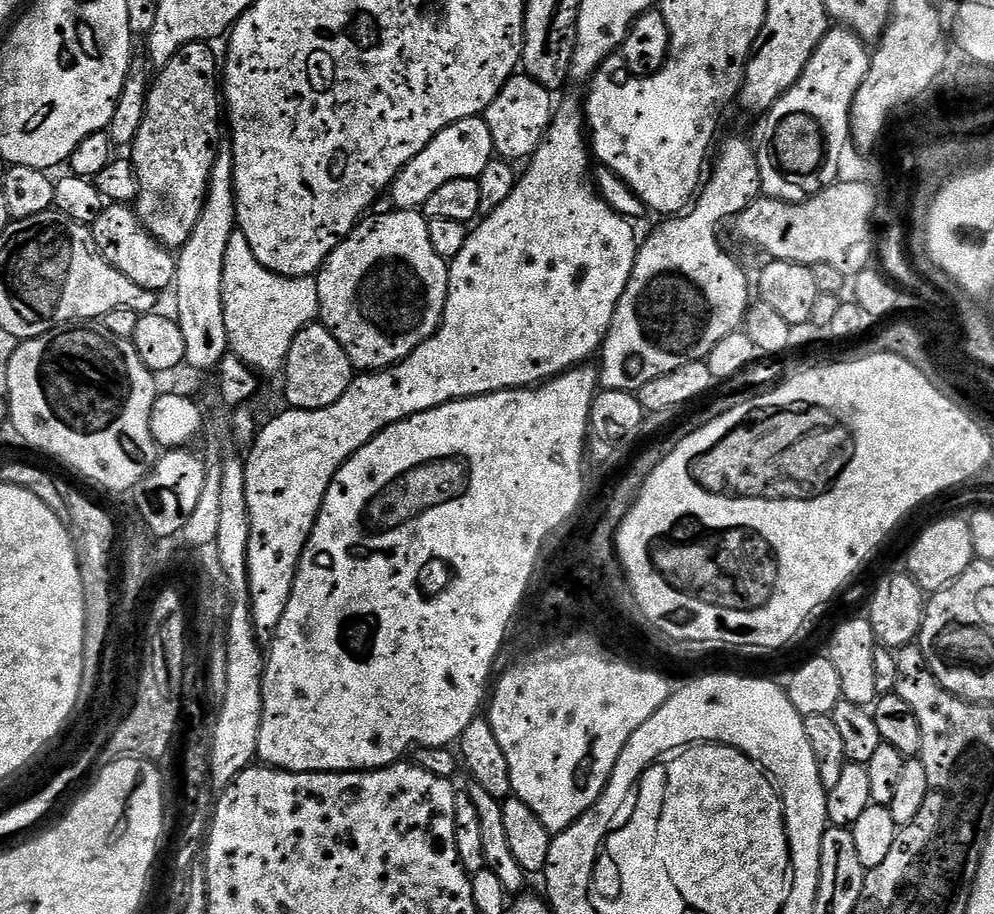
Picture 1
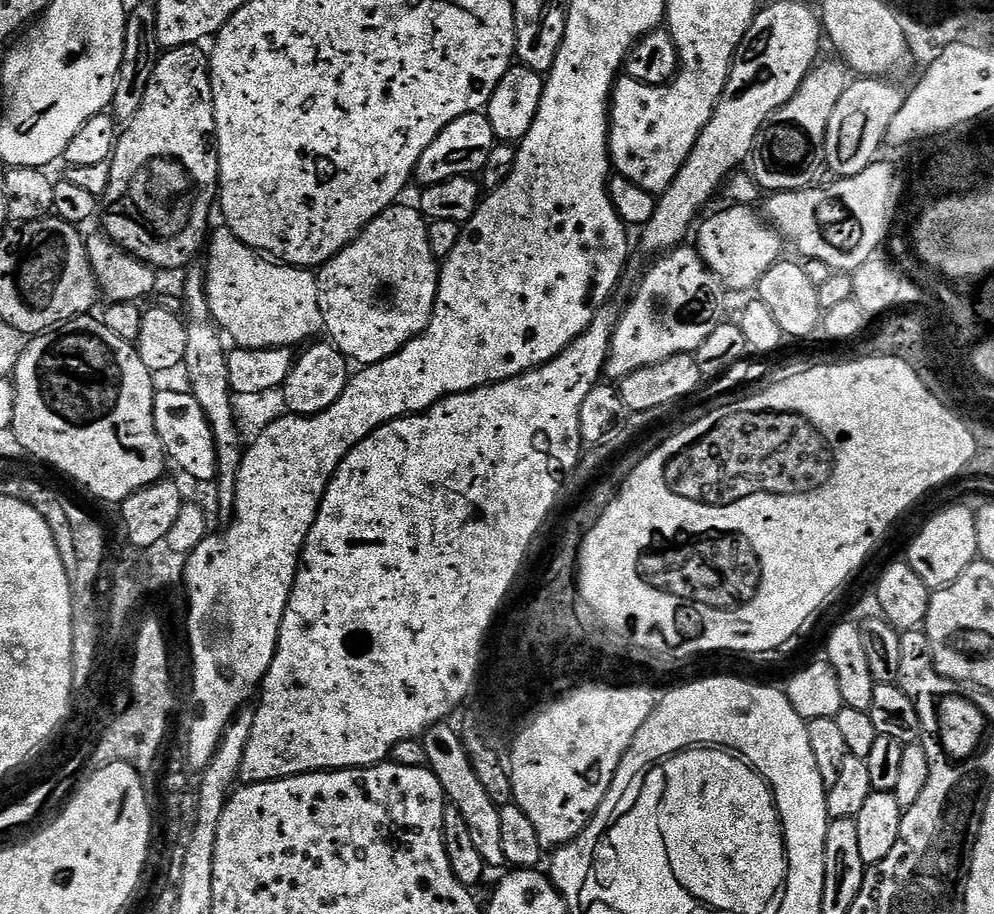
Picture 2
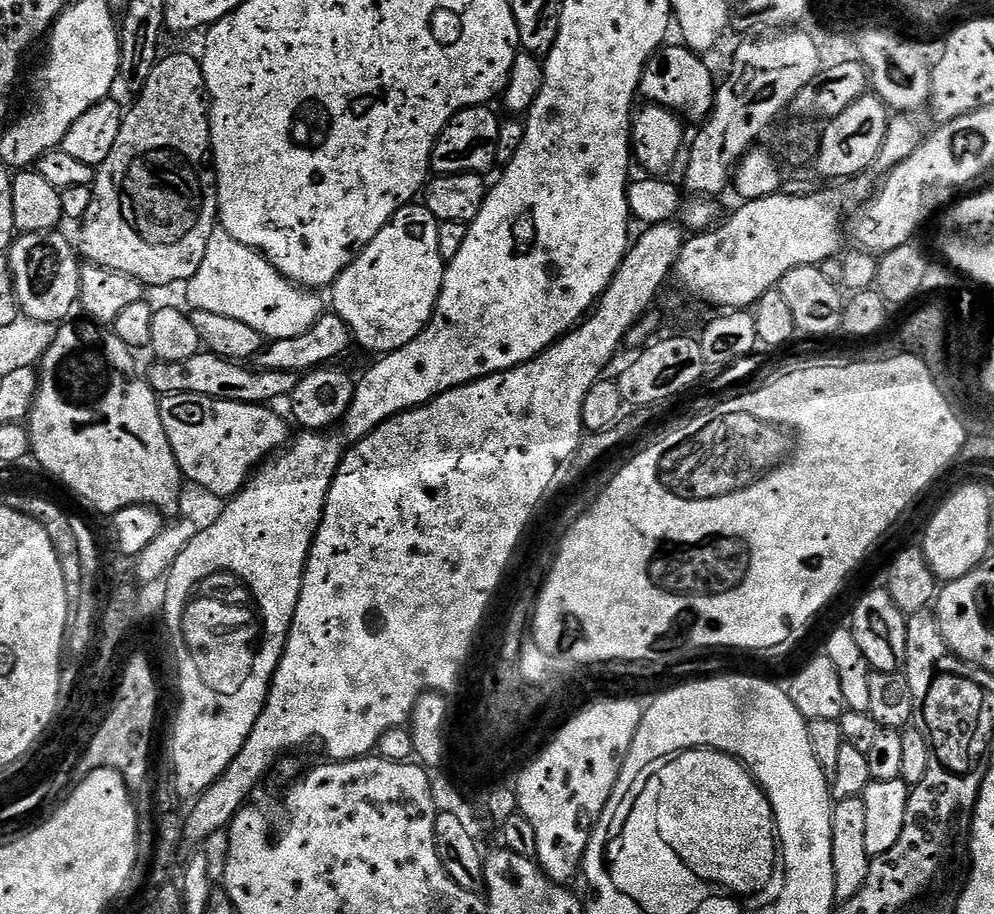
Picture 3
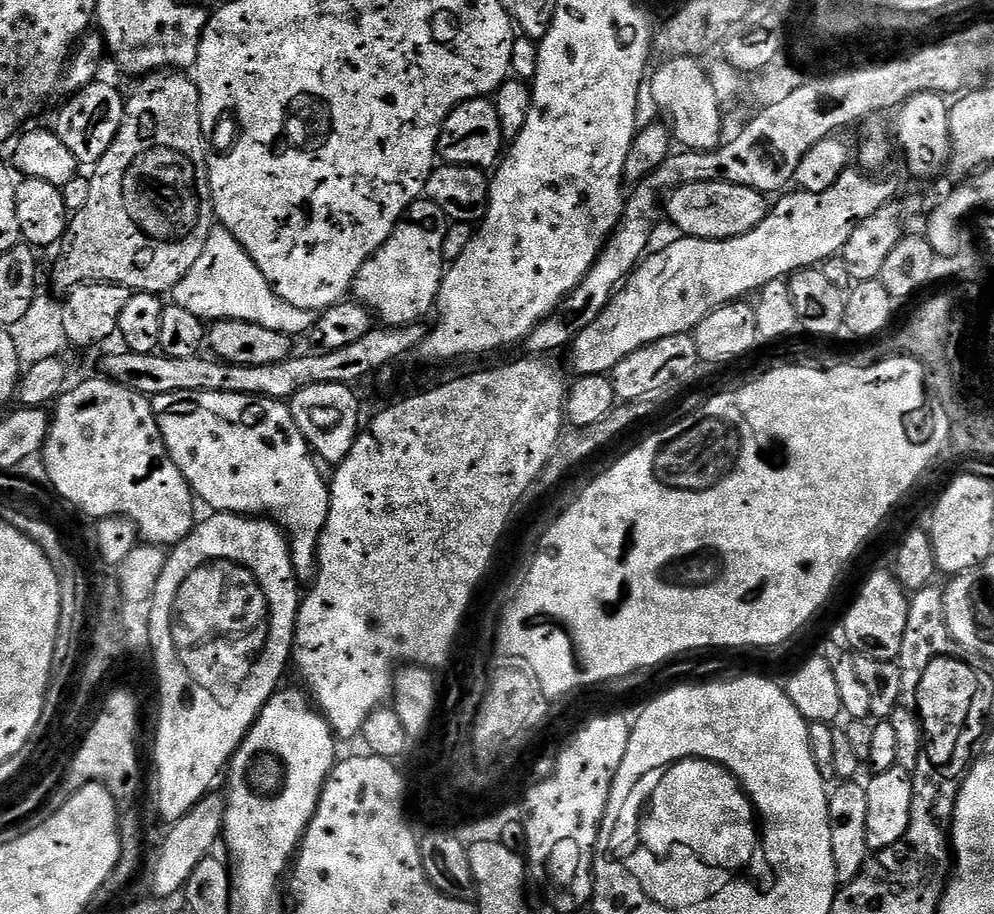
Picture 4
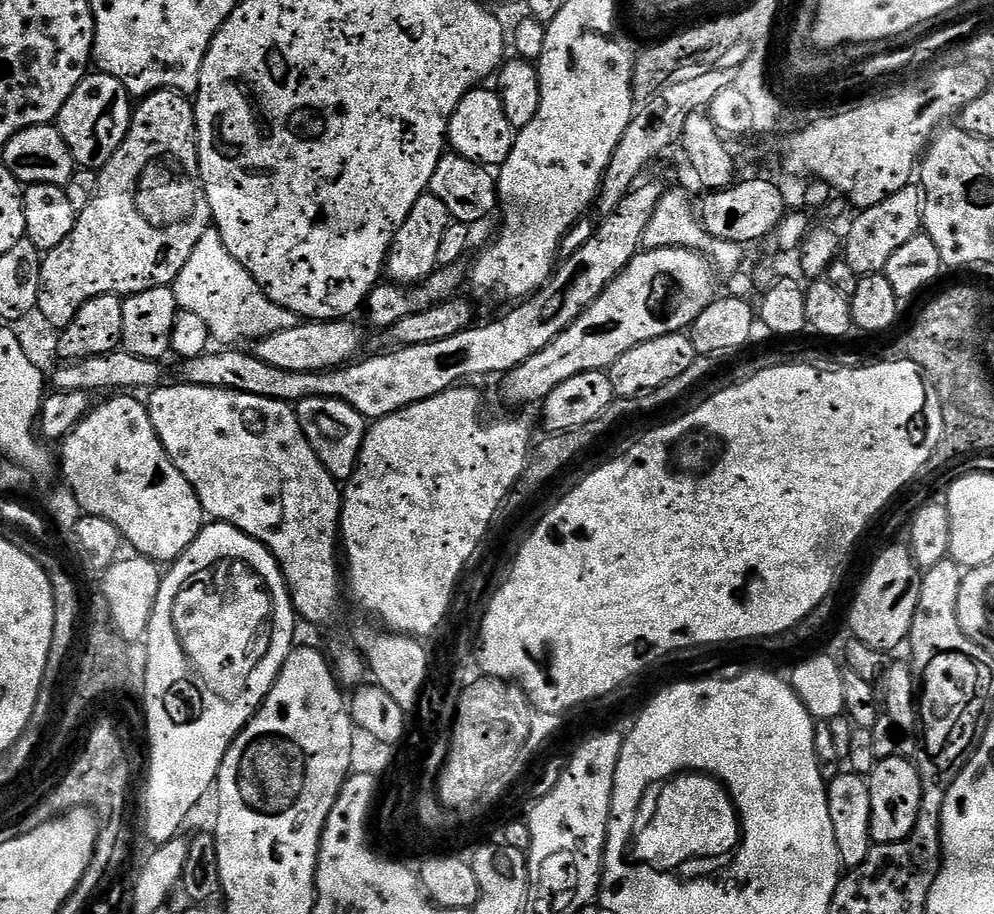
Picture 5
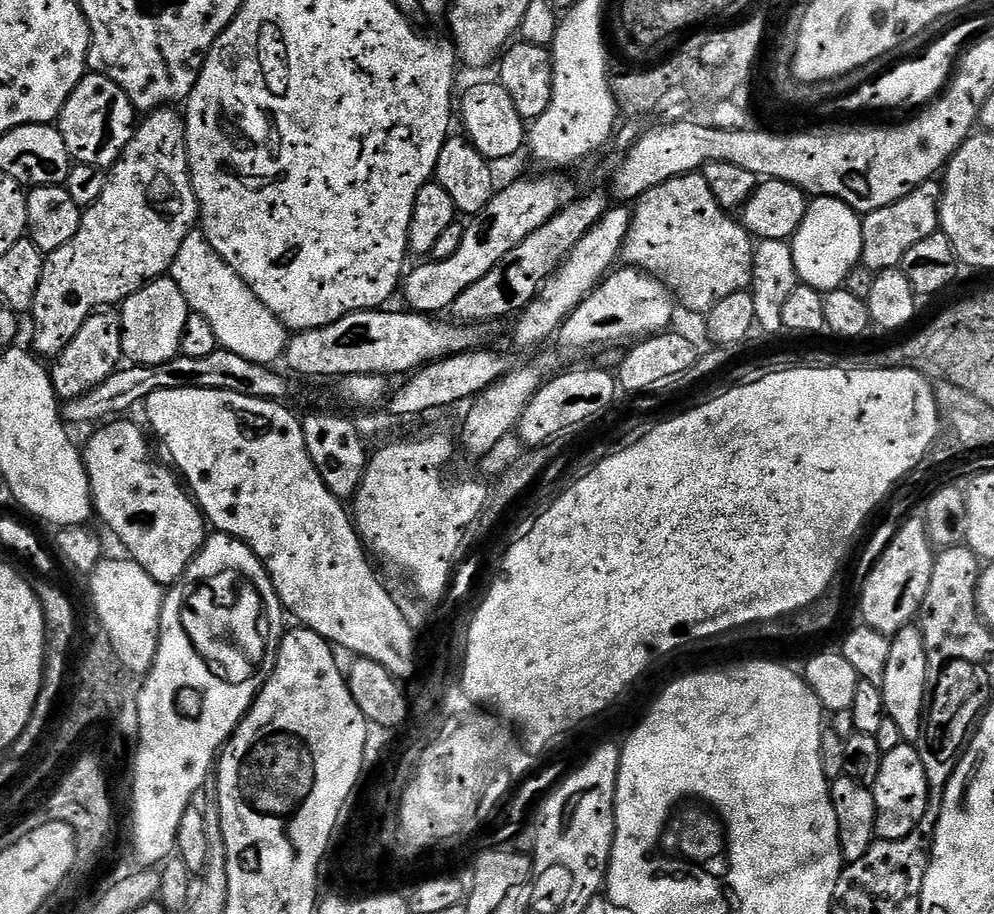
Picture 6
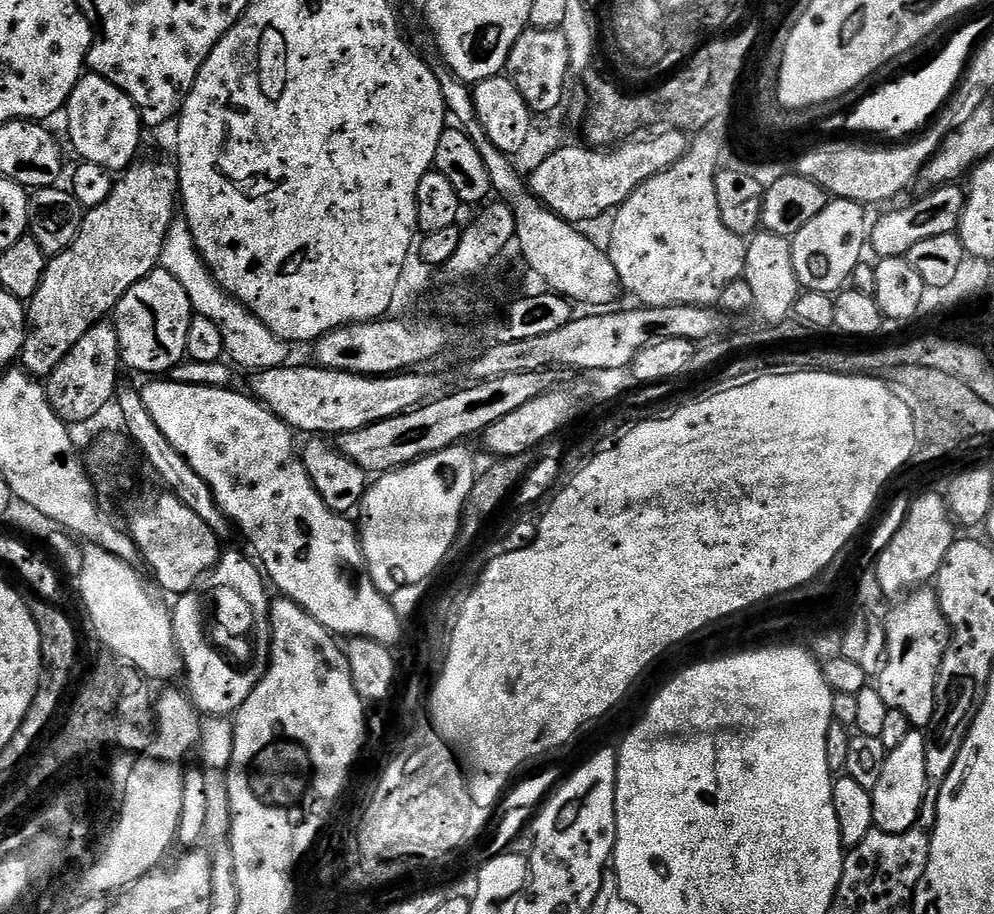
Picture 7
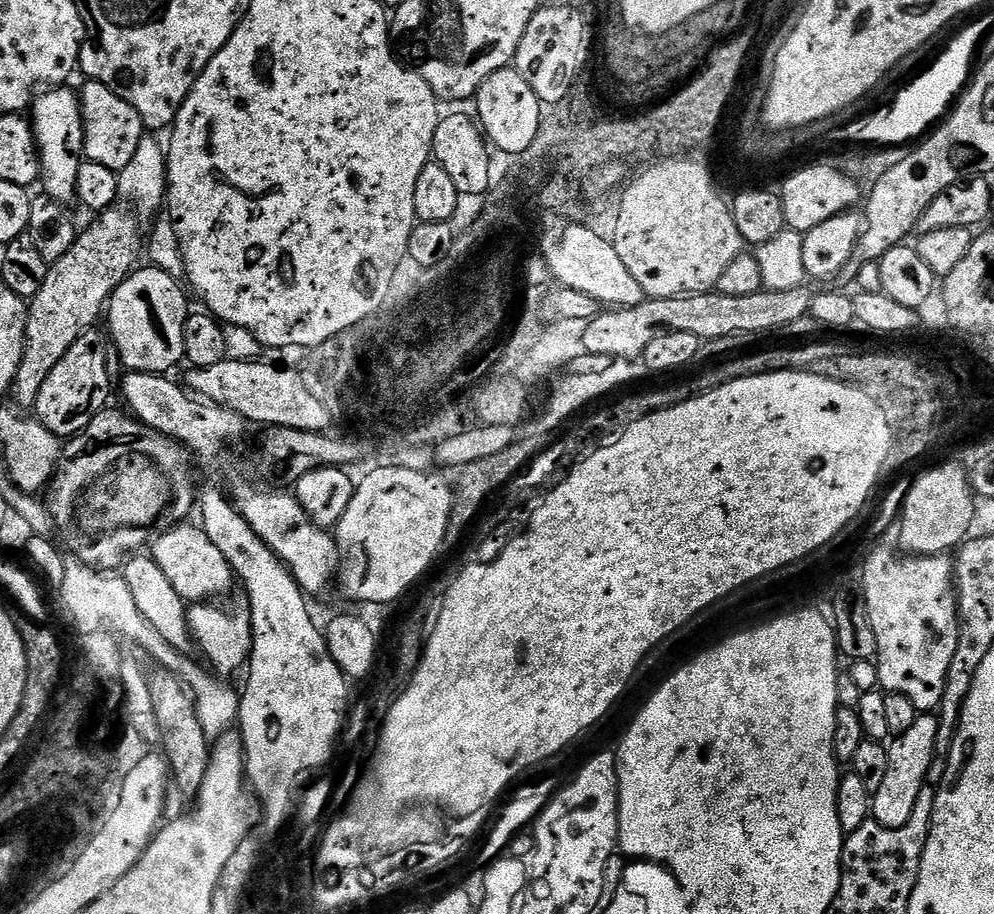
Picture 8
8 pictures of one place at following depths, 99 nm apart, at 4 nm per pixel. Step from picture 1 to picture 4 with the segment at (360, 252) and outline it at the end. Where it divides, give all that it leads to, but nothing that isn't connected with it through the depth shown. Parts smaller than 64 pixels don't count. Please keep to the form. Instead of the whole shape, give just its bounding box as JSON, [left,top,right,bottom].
[354,200,449,328]

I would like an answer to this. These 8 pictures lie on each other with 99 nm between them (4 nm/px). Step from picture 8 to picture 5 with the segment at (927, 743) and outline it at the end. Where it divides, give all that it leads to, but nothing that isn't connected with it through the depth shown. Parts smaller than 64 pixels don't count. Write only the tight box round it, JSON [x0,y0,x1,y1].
[867,754,924,846]

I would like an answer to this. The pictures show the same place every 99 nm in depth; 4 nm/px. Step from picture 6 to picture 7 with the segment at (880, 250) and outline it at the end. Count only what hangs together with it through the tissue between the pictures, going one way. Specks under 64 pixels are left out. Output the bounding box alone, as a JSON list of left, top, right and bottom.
[870,183,965,257]

